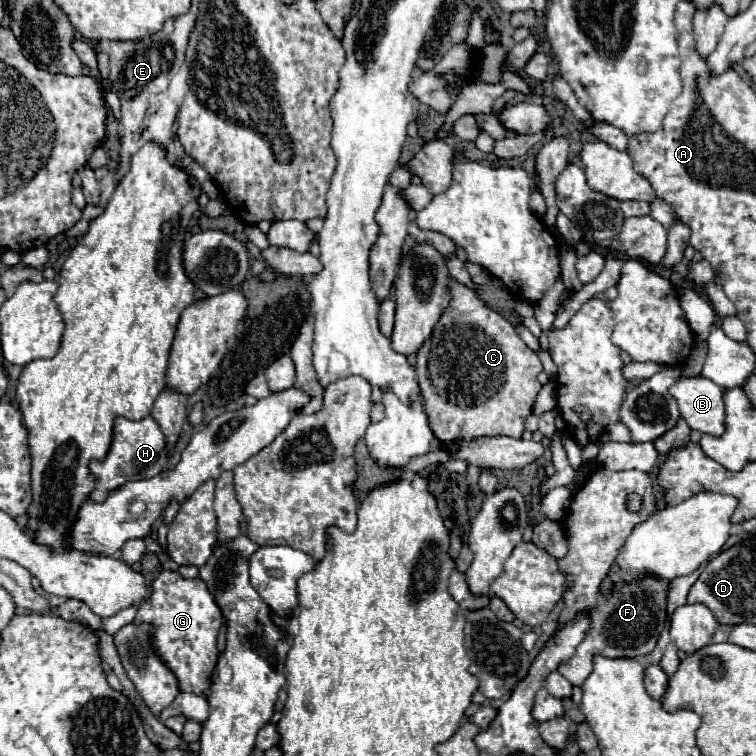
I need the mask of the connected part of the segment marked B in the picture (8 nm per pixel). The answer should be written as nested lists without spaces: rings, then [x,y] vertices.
[[[703,376],[679,378],[669,394],[677,400],[681,418],[691,430],[721,436],[725,432],[723,388]]]

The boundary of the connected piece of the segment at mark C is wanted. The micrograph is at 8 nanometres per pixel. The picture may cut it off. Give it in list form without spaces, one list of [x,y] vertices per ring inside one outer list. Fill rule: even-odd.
[[[449,278],[451,302],[433,328],[431,338],[417,352],[417,378],[423,394],[423,406],[433,434],[439,440],[477,438],[477,436],[511,436],[521,438],[523,422],[531,414],[535,396],[541,388],[537,374],[543,370],[537,354],[517,336],[513,324],[495,310],[487,308],[477,294]]]

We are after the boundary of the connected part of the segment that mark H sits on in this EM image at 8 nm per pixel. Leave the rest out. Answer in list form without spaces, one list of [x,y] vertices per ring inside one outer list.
[[[147,416],[143,420],[127,420],[127,418],[117,418],[115,420],[115,430],[113,430],[113,444],[109,448],[109,454],[105,460],[97,462],[93,460],[89,464],[91,472],[97,478],[97,486],[91,494],[91,500],[105,500],[105,496],[119,488],[121,484],[129,482],[129,480],[145,480],[145,478],[153,478],[157,472],[165,470],[169,466],[169,456],[167,456],[167,438],[161,432],[159,424]]]

